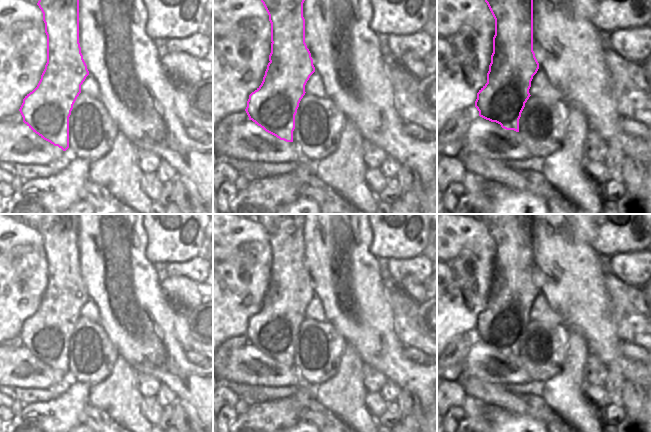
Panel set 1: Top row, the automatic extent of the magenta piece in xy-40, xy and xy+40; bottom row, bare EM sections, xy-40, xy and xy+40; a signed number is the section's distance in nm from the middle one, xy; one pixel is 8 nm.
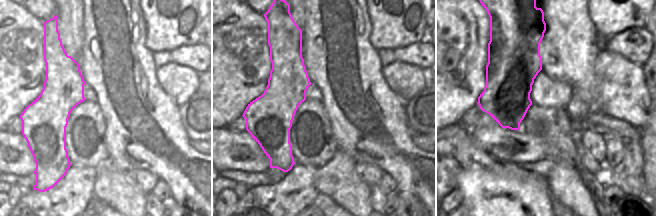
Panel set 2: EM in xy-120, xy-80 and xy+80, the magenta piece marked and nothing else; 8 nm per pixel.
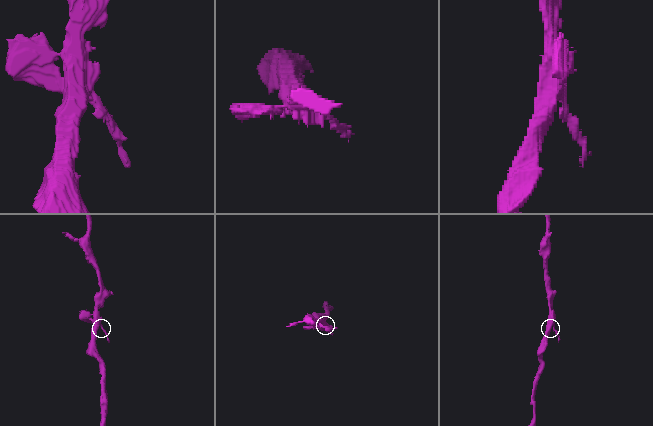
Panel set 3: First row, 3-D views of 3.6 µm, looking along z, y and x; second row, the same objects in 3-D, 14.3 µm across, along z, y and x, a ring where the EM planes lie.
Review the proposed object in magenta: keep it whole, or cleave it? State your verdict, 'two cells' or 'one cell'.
two cells

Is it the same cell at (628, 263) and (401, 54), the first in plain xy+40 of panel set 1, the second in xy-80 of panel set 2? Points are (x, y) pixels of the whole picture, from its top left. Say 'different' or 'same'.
same

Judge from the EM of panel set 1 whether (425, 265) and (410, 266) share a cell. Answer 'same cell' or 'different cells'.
same cell

